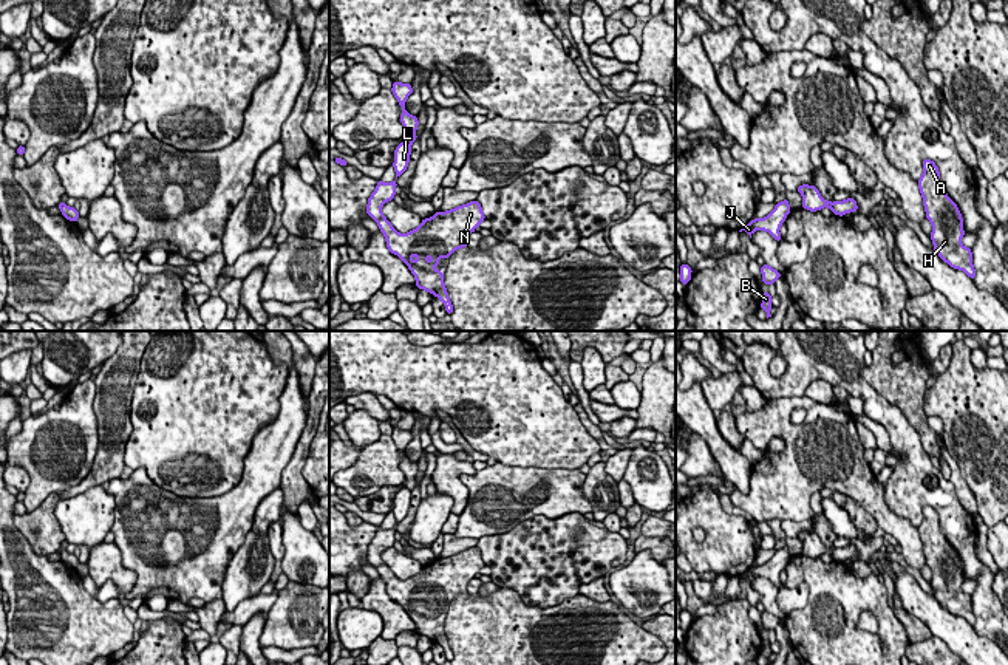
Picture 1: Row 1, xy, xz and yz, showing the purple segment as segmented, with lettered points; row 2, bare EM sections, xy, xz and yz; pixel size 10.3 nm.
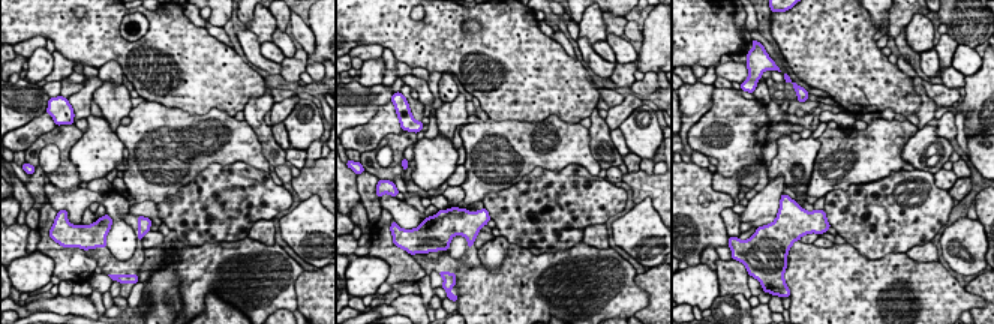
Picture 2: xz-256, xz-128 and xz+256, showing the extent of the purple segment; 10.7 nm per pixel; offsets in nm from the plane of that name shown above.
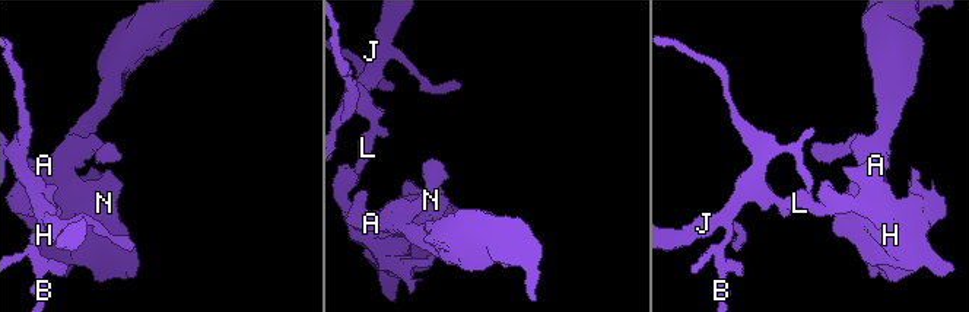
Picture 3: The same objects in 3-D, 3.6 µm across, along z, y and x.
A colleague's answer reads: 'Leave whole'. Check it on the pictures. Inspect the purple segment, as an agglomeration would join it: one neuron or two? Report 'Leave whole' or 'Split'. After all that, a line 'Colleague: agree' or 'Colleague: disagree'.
Split
Colleague: disagree

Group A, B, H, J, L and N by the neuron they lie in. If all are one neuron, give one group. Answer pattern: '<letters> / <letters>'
A H L N / B J

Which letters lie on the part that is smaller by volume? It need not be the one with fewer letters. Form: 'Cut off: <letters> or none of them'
Cut off: A, H, L, N

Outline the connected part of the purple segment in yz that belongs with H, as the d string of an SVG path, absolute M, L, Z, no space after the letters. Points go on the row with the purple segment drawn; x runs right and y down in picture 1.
M923 161L923 173L917 181L926 218L931 221L931 240L938 257L954 269L974 280L972 252L962 244L963 218L957 204L940 184L940 172L934 161Z

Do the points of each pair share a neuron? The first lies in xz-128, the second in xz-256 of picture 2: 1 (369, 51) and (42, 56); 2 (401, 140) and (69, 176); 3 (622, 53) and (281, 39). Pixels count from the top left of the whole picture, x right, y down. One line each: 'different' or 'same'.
1: different
2: same
3: same

